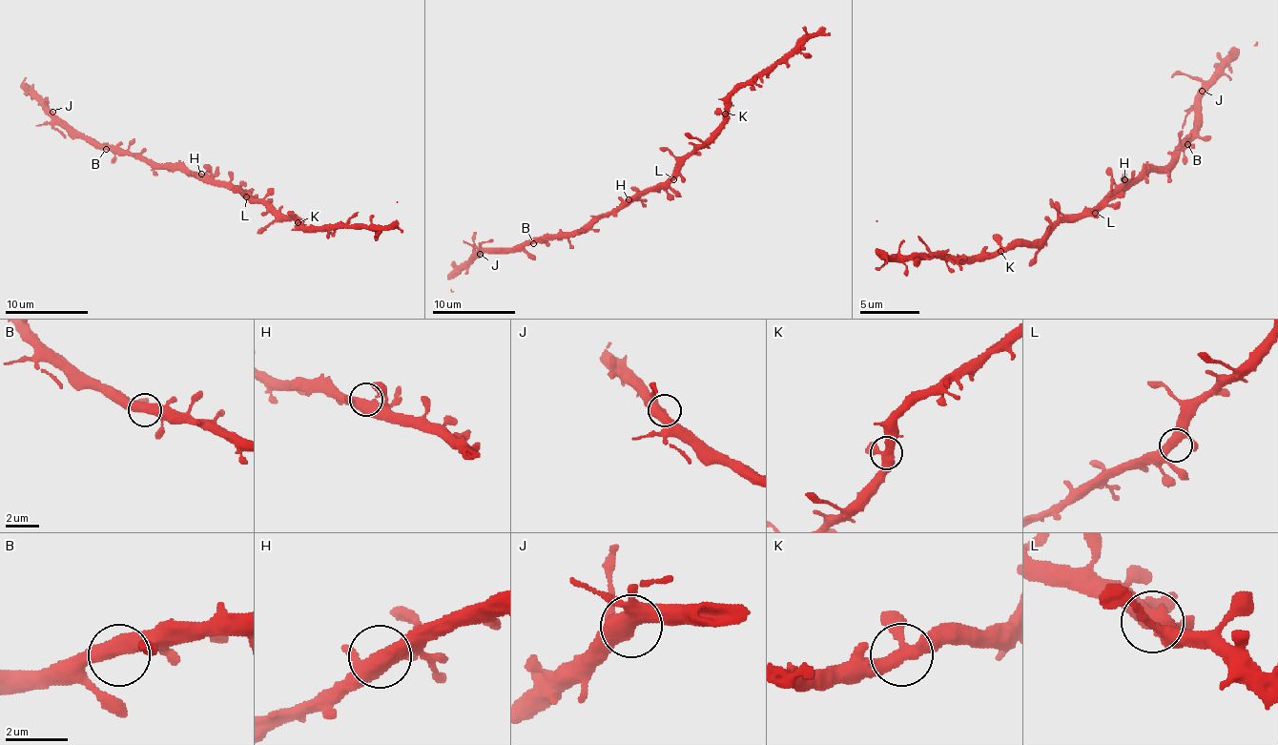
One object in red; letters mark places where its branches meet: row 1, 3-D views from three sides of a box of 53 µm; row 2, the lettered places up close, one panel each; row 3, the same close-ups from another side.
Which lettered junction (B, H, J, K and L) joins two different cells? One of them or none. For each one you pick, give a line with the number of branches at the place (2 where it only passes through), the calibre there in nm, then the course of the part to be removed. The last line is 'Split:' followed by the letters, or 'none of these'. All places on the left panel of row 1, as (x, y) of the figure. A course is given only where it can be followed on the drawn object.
Split: none of these

